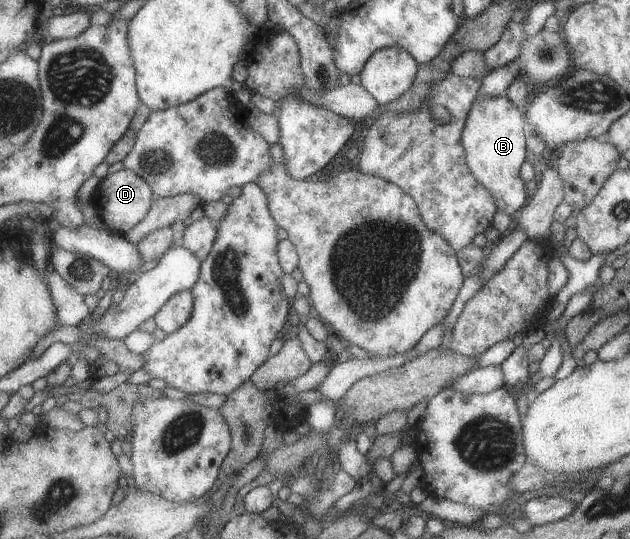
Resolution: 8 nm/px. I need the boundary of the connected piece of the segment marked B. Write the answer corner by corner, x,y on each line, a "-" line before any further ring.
478,92
465,117
460,136
471,174
491,193
498,210
512,217
527,201
529,194
519,177
519,167
526,156
523,113
524,108
519,108
505,94
490,97

